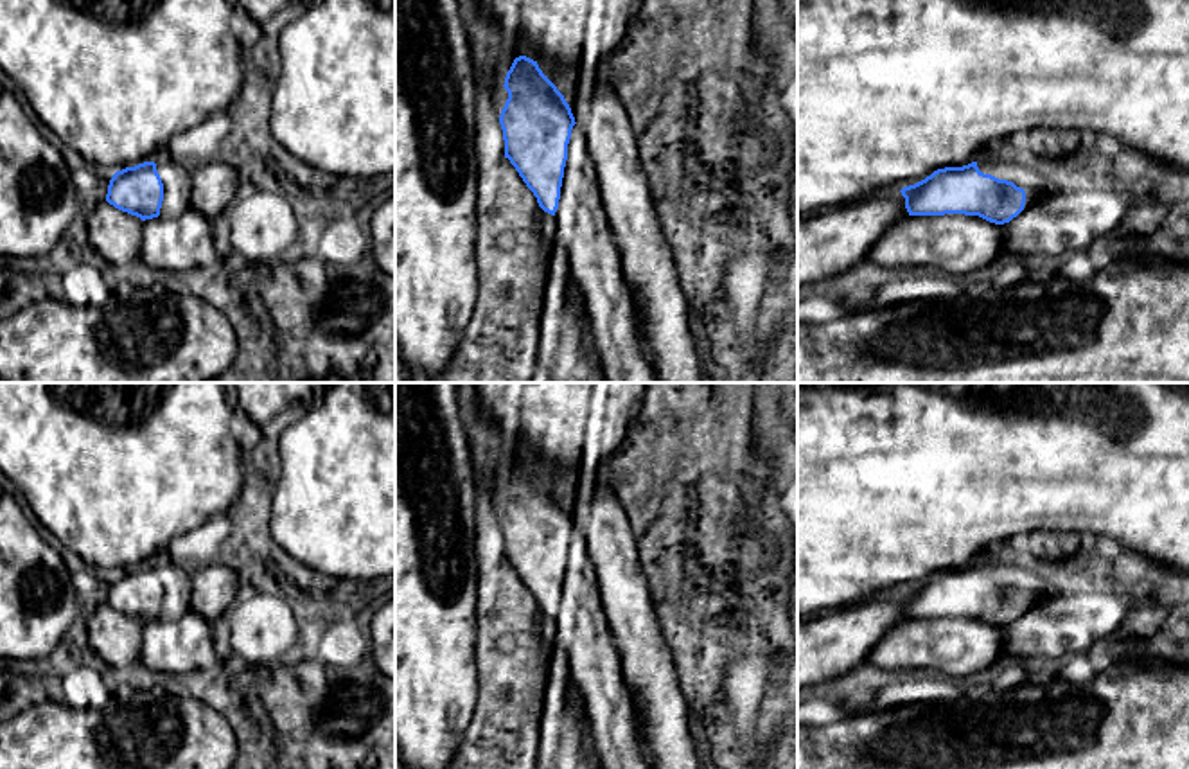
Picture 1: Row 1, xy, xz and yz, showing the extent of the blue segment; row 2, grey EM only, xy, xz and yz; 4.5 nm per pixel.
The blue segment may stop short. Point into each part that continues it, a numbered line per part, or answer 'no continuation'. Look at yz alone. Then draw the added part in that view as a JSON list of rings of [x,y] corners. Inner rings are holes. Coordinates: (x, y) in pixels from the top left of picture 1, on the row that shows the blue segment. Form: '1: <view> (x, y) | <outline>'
1: yz (1037, 187) | [[[990,153],[977,160],[977,167],[984,174],[1013,181],[1017,187],[1024,189],[1024,208],[1056,194],[1056,185],[1052,180],[1049,180],[1038,171],[1013,162],[1008,155]]]

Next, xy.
1: xy (176, 180) | [[[165,155],[154,160],[163,183],[160,216],[176,217],[190,208],[190,172]]]

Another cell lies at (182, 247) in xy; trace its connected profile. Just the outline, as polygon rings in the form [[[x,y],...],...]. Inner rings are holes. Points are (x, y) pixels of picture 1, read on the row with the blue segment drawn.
[[[192,207],[176,217],[142,221],[137,268],[145,275],[198,277],[217,266],[212,221]]]

